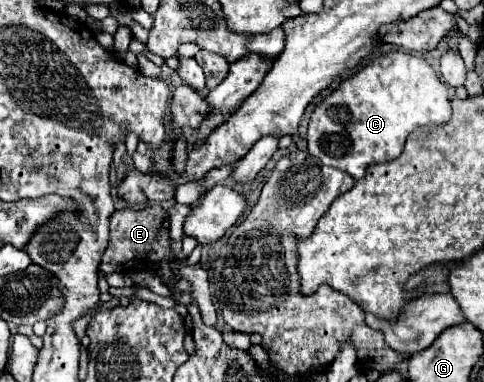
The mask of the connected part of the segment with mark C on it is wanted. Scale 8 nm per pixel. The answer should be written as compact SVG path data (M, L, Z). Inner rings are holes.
M390 51L340 81L328 97L316 103L308 123L306 145L308 153L324 165L362 179L368 165L400 157L404 141L412 131L446 123L450 115L448 89L434 69L422 57Z

